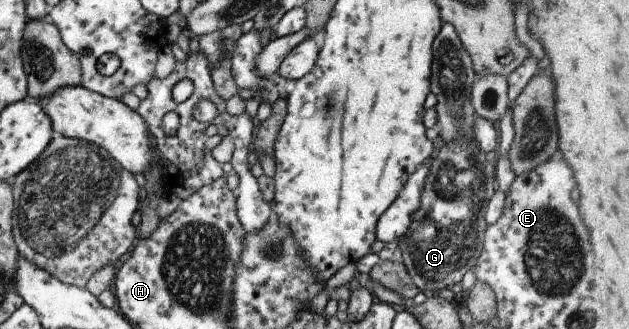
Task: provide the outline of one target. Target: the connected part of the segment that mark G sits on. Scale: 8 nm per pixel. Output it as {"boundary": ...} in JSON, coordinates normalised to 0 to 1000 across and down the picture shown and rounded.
{"boundary":[[[701,67],[687,134],[687,170],[682,280],[693,298],[693,374],[687,410],[703,419],[706,438],[685,480],[668,584],[668,626],[674,626],[671,663],[631,733],[638,799],[655,863],[679,897],[730,860],[739,827],[752,815],[763,778],[773,699],[771,635],[789,574],[787,495],[773,486],[773,468],[750,422],[758,350],[747,310],[747,267],[758,231],[744,161],[712,67]]]}

